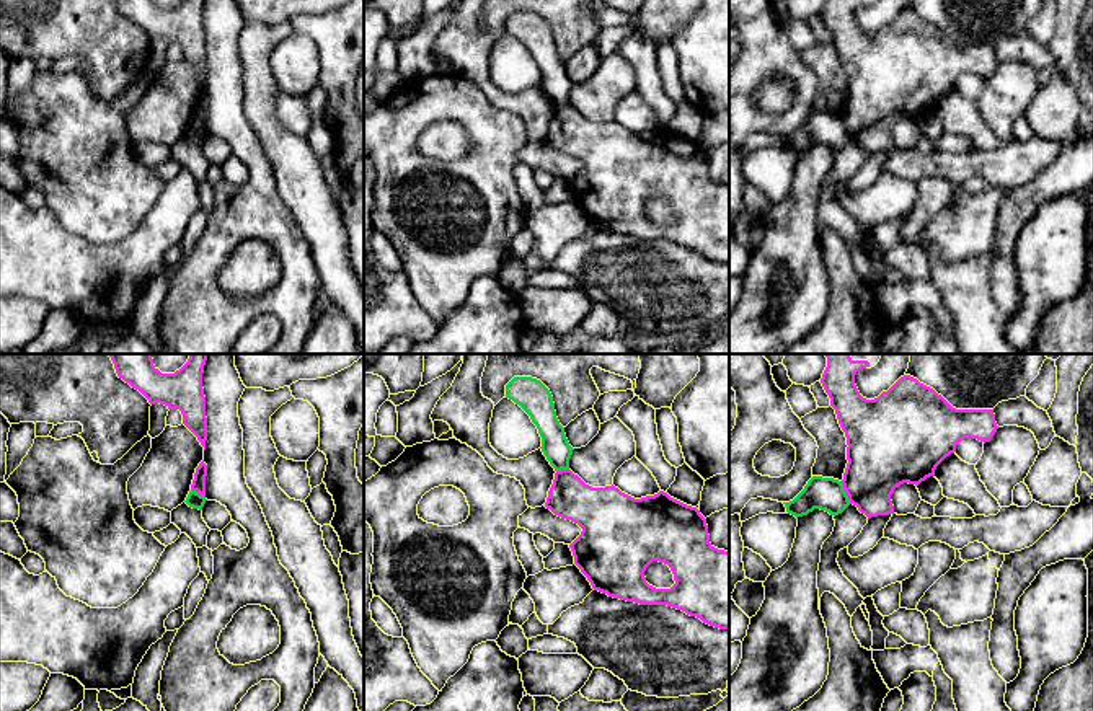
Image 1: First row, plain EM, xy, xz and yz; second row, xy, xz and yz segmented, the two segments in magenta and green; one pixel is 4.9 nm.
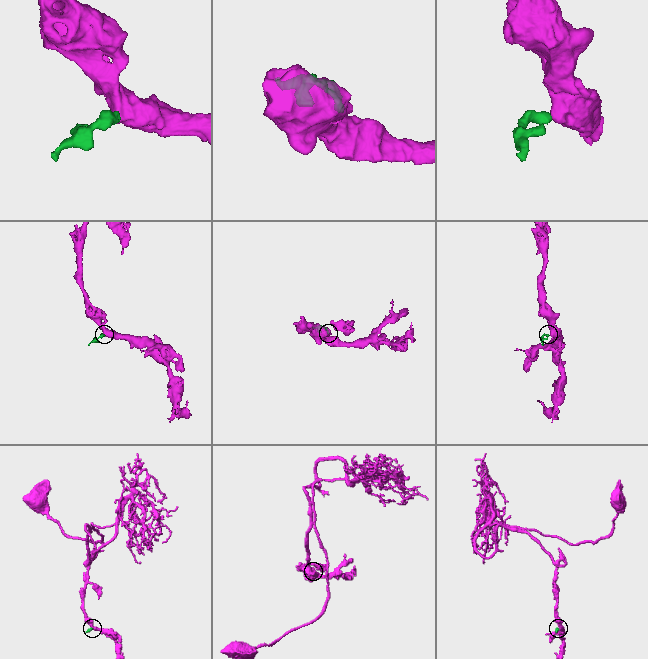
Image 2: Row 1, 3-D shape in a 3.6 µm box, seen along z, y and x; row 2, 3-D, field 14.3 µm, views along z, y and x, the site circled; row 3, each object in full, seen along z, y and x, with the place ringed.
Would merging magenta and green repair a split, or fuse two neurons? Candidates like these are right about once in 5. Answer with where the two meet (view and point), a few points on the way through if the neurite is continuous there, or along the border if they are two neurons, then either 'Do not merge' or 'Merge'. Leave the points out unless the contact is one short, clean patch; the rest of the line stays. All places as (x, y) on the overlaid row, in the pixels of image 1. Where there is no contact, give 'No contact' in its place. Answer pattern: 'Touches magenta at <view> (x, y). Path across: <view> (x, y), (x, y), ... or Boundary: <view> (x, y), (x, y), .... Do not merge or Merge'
Touches magenta at yz (845, 491). Boundary: yz (840, 481), (850, 503). Do not merge

